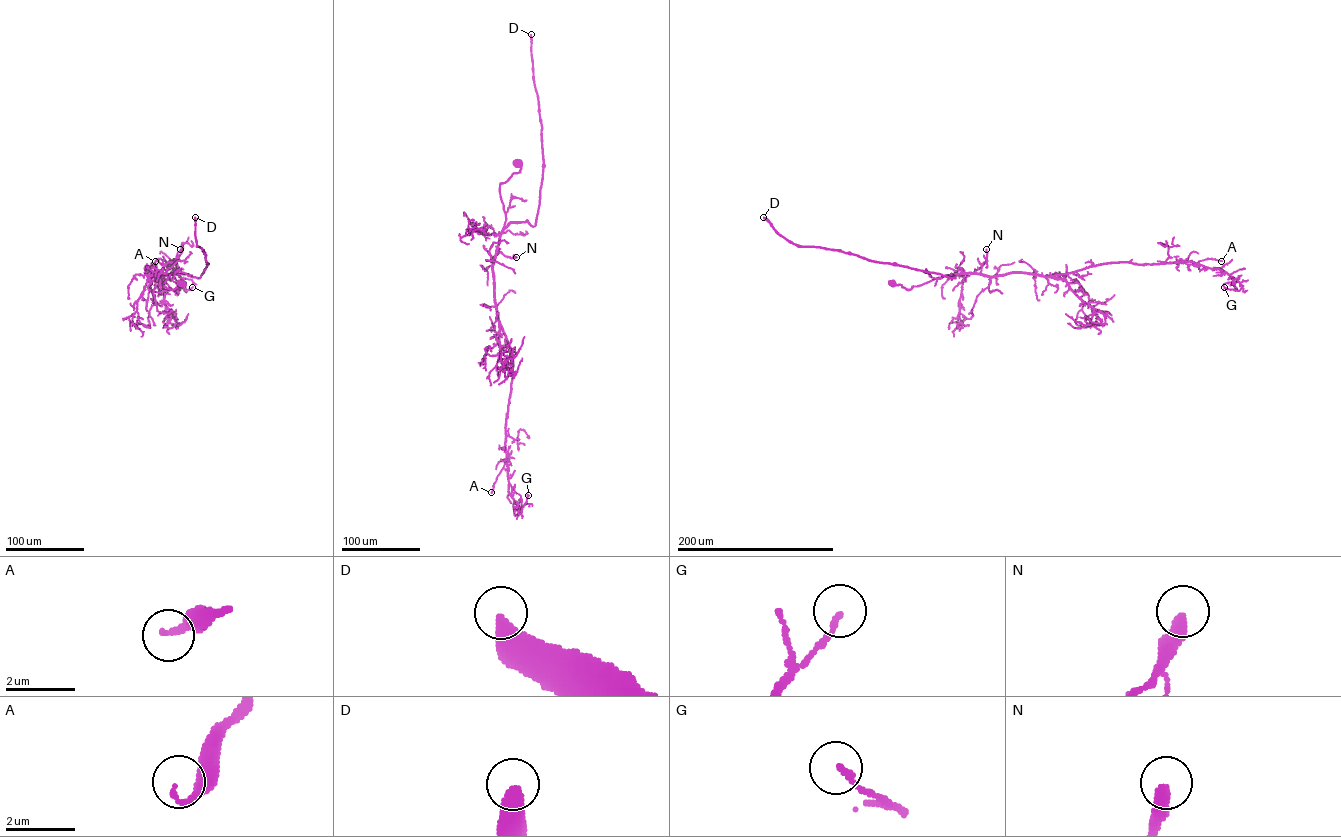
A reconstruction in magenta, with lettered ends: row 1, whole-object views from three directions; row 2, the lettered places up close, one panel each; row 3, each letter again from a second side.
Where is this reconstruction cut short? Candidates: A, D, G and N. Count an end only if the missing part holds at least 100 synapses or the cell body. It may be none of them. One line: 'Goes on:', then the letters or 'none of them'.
Goes on: D

